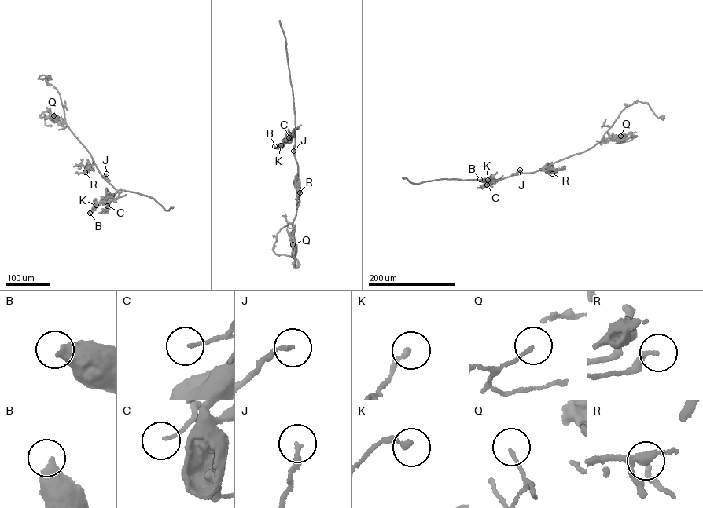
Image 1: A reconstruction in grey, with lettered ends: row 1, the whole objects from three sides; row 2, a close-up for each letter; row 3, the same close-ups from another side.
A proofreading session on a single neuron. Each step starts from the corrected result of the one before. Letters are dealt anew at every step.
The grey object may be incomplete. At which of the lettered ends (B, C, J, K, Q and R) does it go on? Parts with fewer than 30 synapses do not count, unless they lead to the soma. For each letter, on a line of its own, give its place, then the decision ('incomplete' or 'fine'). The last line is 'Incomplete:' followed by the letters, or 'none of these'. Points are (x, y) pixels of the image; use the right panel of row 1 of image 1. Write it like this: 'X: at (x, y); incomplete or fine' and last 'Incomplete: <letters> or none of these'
B: at (480, 179); fine
C: at (487, 184); fine
J: at (520, 169); fine
K: at (487, 180); fine
Q: at (620, 136); fine
R: at (552, 173); fine
Incomplete: none of these

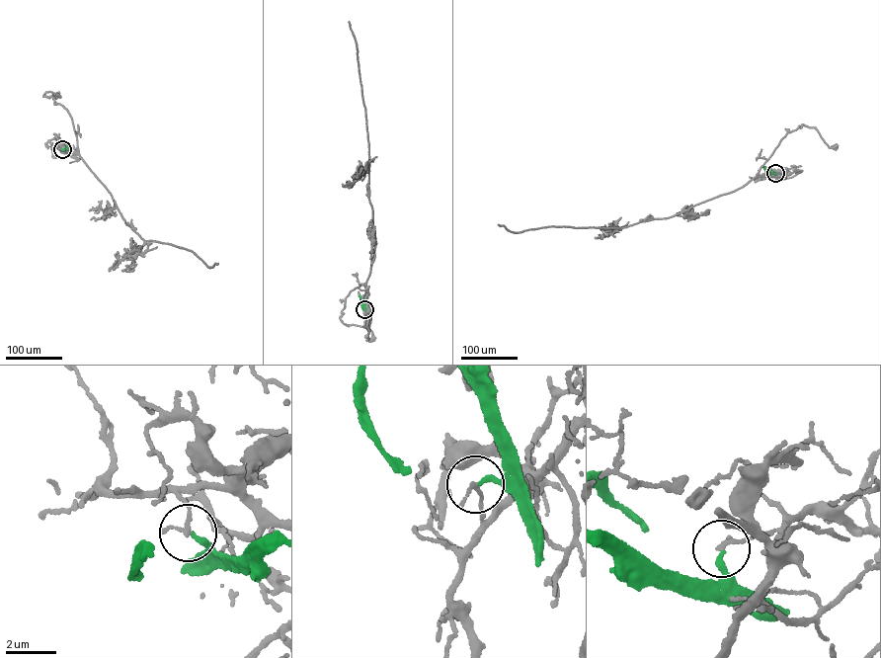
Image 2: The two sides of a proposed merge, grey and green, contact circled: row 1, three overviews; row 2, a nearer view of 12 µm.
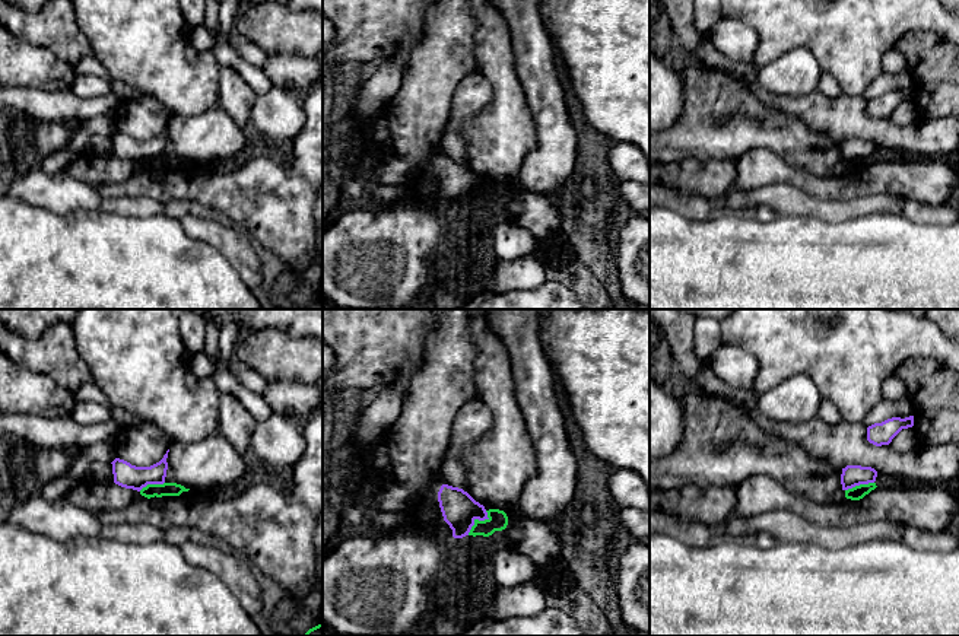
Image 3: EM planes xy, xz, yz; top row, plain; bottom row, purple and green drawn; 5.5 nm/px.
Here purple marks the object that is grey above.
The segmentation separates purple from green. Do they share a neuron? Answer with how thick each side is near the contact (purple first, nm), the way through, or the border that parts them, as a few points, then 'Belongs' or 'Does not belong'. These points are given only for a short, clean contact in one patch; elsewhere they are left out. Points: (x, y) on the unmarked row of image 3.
Thickness 190 nm (purple) against 110 nm. Boundary: xz (486, 184), (486, 190), (476, 193), (467, 207). Does not belong

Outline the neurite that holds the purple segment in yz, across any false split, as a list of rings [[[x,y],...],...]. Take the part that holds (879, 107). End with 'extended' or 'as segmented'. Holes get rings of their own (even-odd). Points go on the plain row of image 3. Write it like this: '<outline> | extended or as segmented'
[[[914,89],[901,92],[892,90],[882,96],[867,101],[867,114],[876,120],[889,118],[892,112],[902,104],[914,99]]] | as segmented

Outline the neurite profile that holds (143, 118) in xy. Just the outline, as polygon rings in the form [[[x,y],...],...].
[[[153,96],[124,99],[112,115],[115,130],[136,140],[159,136],[174,114]]]

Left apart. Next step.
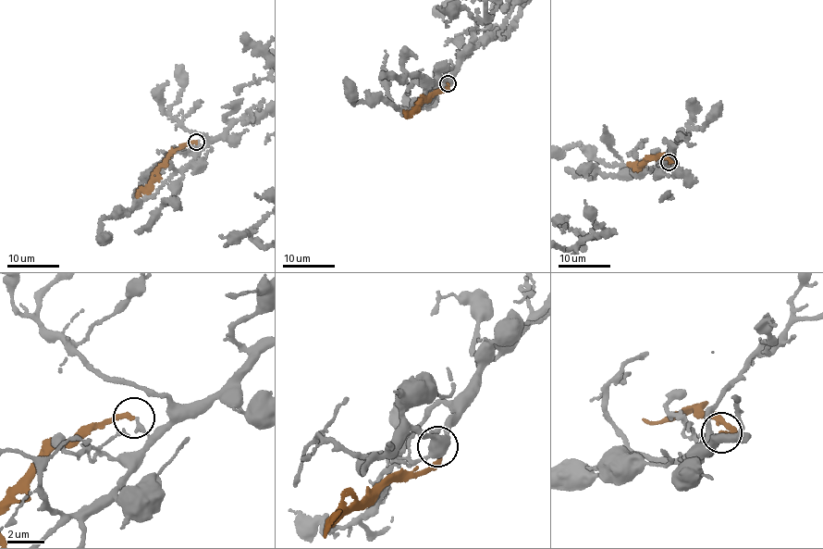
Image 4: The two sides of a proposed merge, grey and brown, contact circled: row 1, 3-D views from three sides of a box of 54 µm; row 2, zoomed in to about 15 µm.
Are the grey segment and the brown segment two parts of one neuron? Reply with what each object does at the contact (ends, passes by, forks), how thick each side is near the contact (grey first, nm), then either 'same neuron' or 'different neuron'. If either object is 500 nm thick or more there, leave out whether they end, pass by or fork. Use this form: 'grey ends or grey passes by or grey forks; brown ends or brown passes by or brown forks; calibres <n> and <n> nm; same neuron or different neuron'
grey passes by; brown ends; calibres 100 and 240 nm; different neuron

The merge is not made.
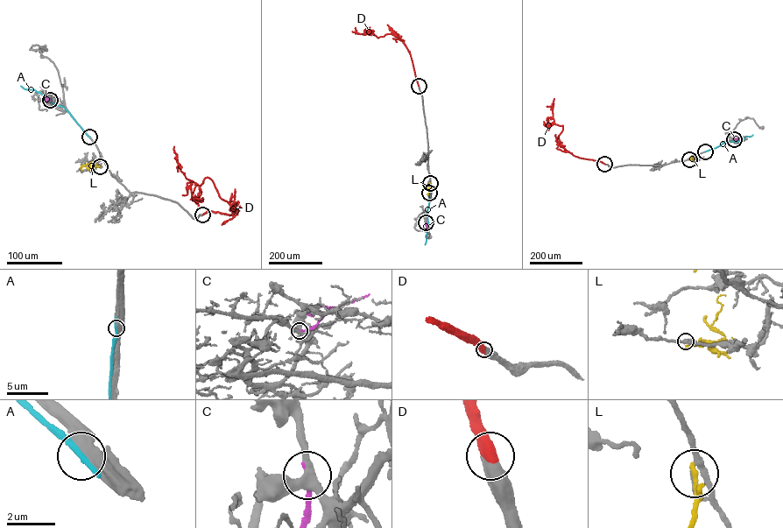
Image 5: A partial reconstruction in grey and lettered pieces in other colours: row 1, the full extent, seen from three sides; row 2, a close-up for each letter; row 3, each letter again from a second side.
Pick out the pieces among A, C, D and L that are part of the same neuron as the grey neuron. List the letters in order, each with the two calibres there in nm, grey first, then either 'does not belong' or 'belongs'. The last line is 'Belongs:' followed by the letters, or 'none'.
A: calibres 440 and 200 nm; does not belong
C: calibres 320 and 190 nm; does not belong
D: calibres 600 and 600 nm; belongs
L: calibres 240 and 170 nm; does not belong
Belongs: D

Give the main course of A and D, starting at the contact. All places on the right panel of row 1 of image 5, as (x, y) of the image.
A: (705, 151), (725, 142), (742, 140), (752, 135)
D: (604, 164), (574, 156), (560, 144), (558, 137), (563, 126), (553, 122), (553, 98)

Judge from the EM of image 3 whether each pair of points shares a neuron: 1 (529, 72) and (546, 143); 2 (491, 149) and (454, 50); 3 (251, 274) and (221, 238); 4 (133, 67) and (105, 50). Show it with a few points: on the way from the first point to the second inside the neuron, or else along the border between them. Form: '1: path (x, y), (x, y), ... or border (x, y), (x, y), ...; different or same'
1: path (542, 89), (546, 98), (546, 126); same
2: border (475, 37), (475, 67), (472, 70); different
3: path (248, 266), (229, 247); same
4: path (126, 60), (113, 50); same

